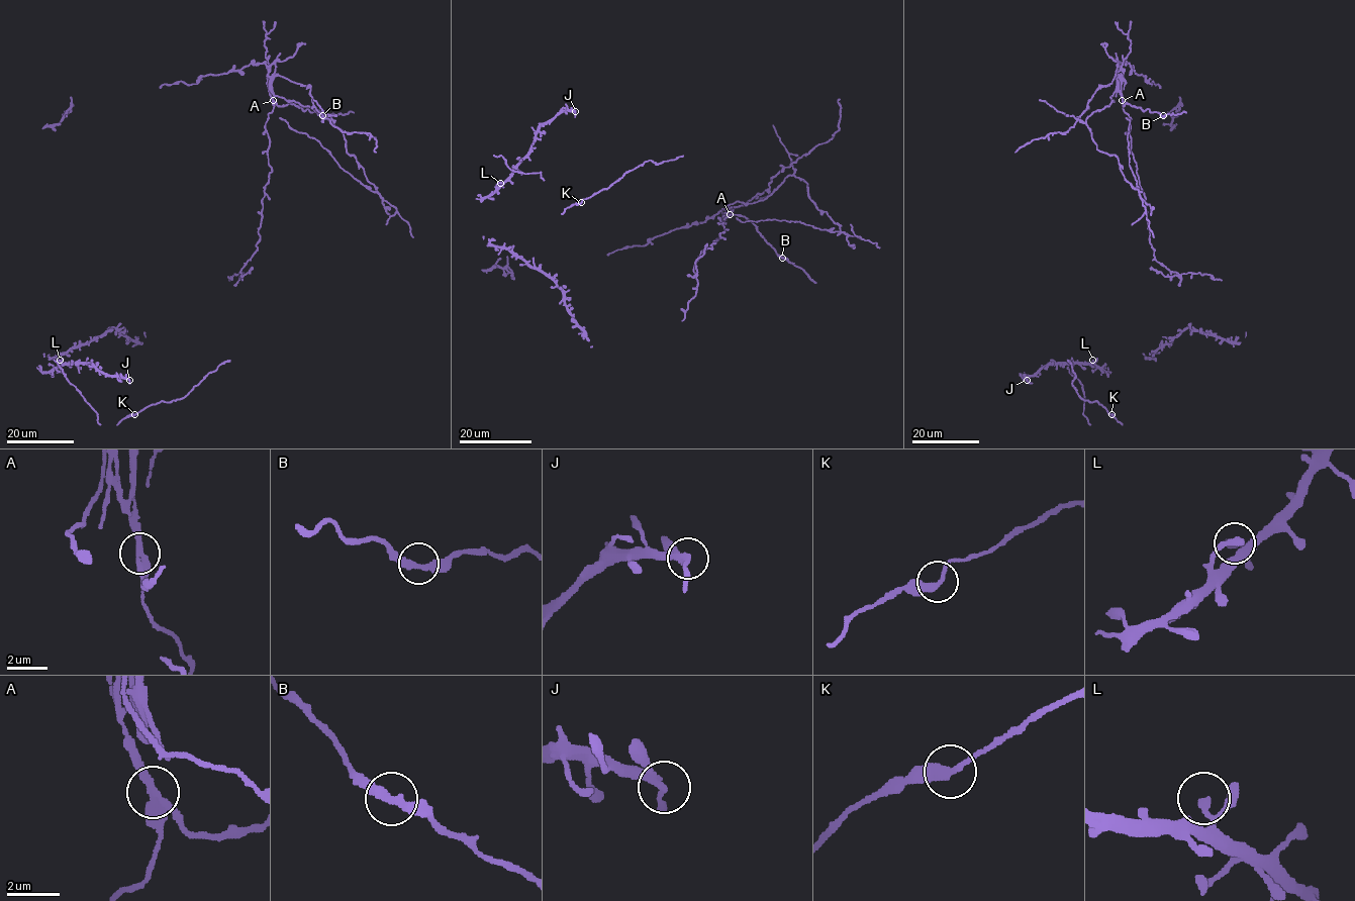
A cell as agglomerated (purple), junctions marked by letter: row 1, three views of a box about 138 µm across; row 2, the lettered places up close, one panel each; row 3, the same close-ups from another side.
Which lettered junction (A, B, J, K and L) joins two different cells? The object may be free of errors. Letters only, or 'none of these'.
A

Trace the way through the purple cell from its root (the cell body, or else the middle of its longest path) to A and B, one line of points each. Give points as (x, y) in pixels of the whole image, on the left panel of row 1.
A: (253, 256), (260, 236), (264, 186), (272, 171), (268, 160), (269, 137), (265, 123), (274, 108), (273, 100)
B: (253, 256), (260, 236), (264, 186), (272, 171), (267, 153), (268, 115), (275, 104), (293, 103), (322, 115)

